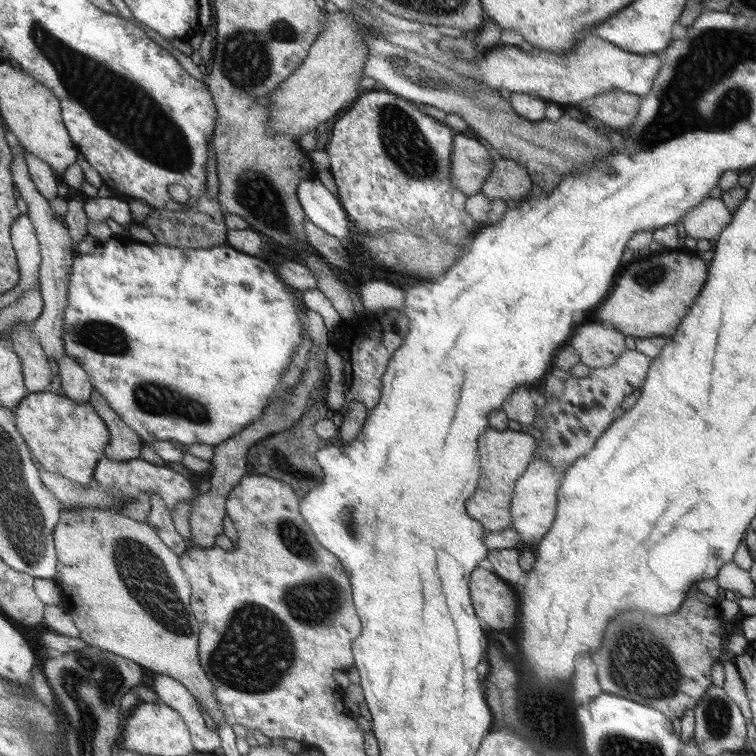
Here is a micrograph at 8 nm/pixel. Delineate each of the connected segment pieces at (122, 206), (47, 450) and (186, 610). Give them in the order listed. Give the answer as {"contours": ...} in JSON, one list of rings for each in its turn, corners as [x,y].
{"contours":[[[[116,195],[108,198],[89,198],[84,203],[87,219],[90,221],[114,220],[118,224],[128,226],[133,222],[127,200],[122,200]]],[[[44,391],[28,392],[15,408],[14,414],[19,432],[42,468],[67,477],[82,488],[88,488],[95,477],[94,468],[98,466],[100,458],[106,455],[108,443],[111,442],[111,430],[99,410],[89,402],[80,404],[66,396]]],[[[63,509],[55,528],[58,574],[55,583],[62,589],[66,612],[86,645],[134,661],[142,668],[162,673],[180,682],[200,701],[218,727],[226,723],[216,688],[199,660],[199,622],[191,608],[191,583],[179,554],[164,544],[147,523],[138,522],[112,509]]]]}

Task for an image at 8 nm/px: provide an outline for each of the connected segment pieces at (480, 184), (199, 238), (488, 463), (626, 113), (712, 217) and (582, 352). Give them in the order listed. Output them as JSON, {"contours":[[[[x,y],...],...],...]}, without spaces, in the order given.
{"contours":[[[[457,133],[451,169],[452,181],[459,192],[468,197],[481,194],[494,167],[494,160],[478,140]]],[[[208,192],[192,205],[184,205],[182,211],[153,210],[140,224],[154,234],[156,242],[174,248],[212,248],[227,242],[227,223],[219,200],[208,196]]],[[[488,426],[479,439],[479,454],[482,457],[482,474],[475,494],[466,502],[467,512],[481,521],[490,532],[503,531],[512,526],[512,504],[519,476],[534,462],[537,441],[523,431],[506,429],[497,431]]],[[[612,89],[595,96],[594,104],[584,108],[590,121],[596,118],[610,128],[626,130],[639,118],[640,106],[642,98],[638,95]]],[[[708,198],[699,207],[688,211],[682,218],[687,236],[694,240],[712,240],[722,234],[732,222],[734,214],[721,199]]],[[[593,321],[576,329],[569,346],[576,350],[582,364],[595,369],[616,363],[628,350],[625,337],[619,329],[604,328],[600,322]]]]}

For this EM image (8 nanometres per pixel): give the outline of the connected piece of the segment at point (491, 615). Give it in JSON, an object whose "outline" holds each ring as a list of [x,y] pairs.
{"outline":[[[476,567],[472,571],[471,600],[476,600],[476,611],[480,612],[480,619],[484,620],[486,628],[491,633],[496,630],[510,630],[516,624],[516,596],[497,573]]]}

